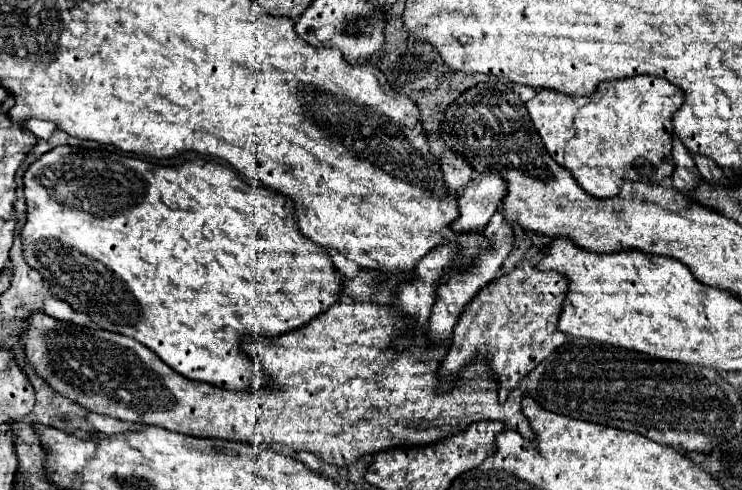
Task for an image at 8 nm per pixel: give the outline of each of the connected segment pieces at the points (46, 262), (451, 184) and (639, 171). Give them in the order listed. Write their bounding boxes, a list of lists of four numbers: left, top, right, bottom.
[[21,146,341,390],[441,150,473,194],[527,76,683,198]]

